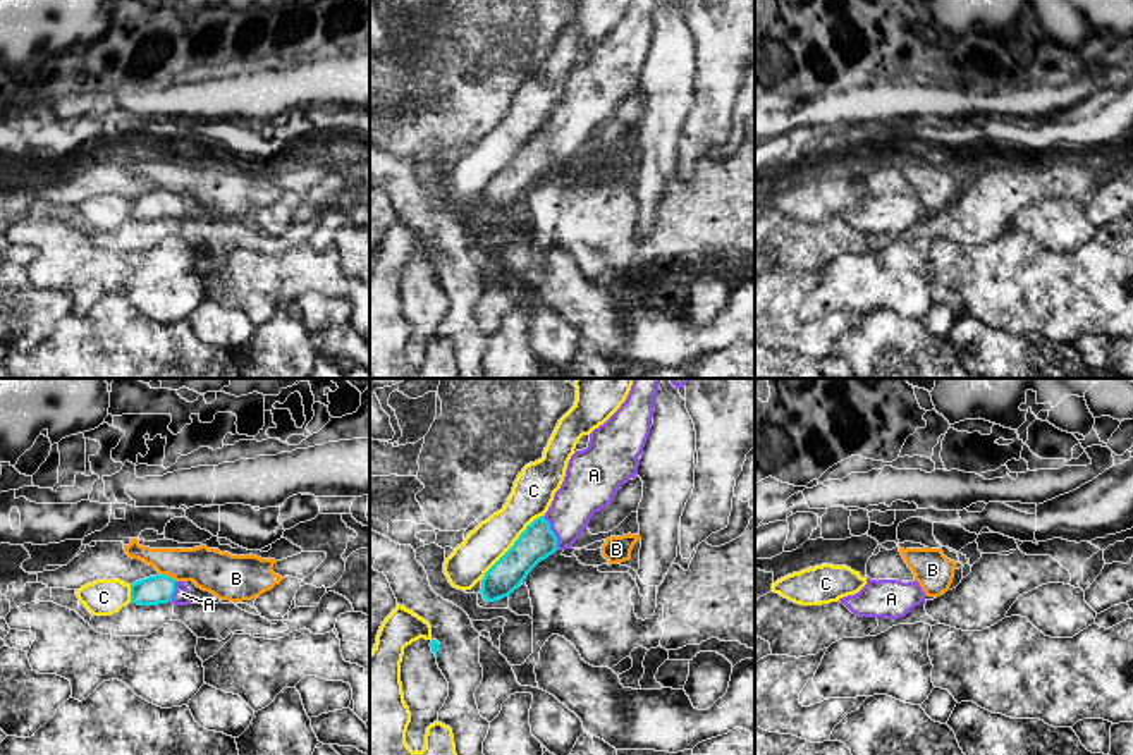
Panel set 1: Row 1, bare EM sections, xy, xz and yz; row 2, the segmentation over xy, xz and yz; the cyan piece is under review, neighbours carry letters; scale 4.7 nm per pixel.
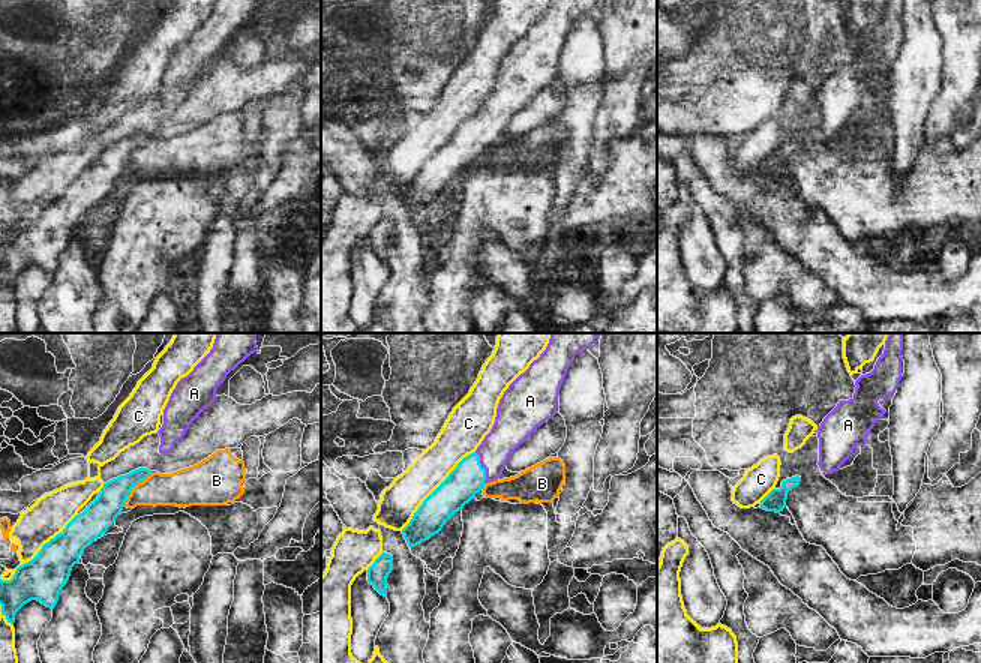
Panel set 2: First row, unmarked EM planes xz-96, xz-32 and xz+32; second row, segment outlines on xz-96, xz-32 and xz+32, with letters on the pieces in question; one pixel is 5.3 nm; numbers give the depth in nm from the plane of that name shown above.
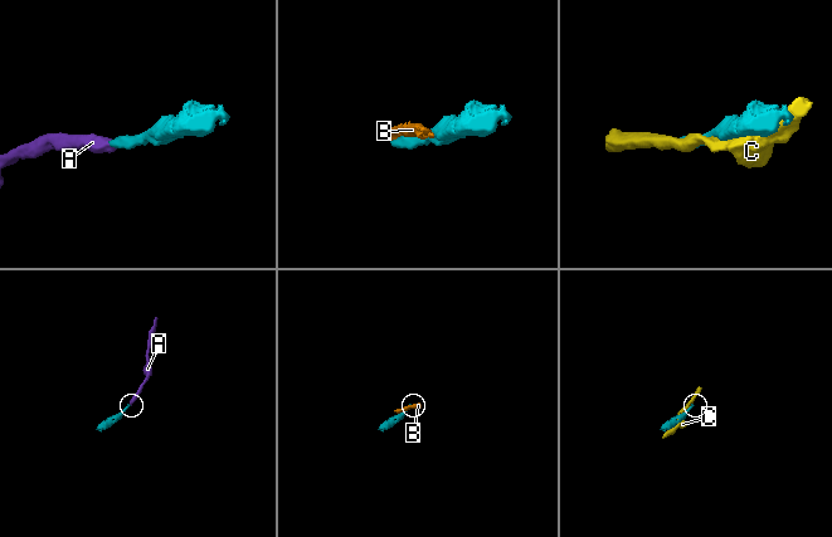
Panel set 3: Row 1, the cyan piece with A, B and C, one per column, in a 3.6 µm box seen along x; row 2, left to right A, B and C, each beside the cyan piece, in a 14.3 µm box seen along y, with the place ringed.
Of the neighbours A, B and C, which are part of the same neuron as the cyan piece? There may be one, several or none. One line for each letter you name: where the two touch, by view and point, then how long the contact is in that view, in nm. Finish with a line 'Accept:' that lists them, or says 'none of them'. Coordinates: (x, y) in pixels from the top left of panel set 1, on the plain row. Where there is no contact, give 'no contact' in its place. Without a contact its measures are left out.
A: xz (552, 148) | 180 nm
Accept: A

